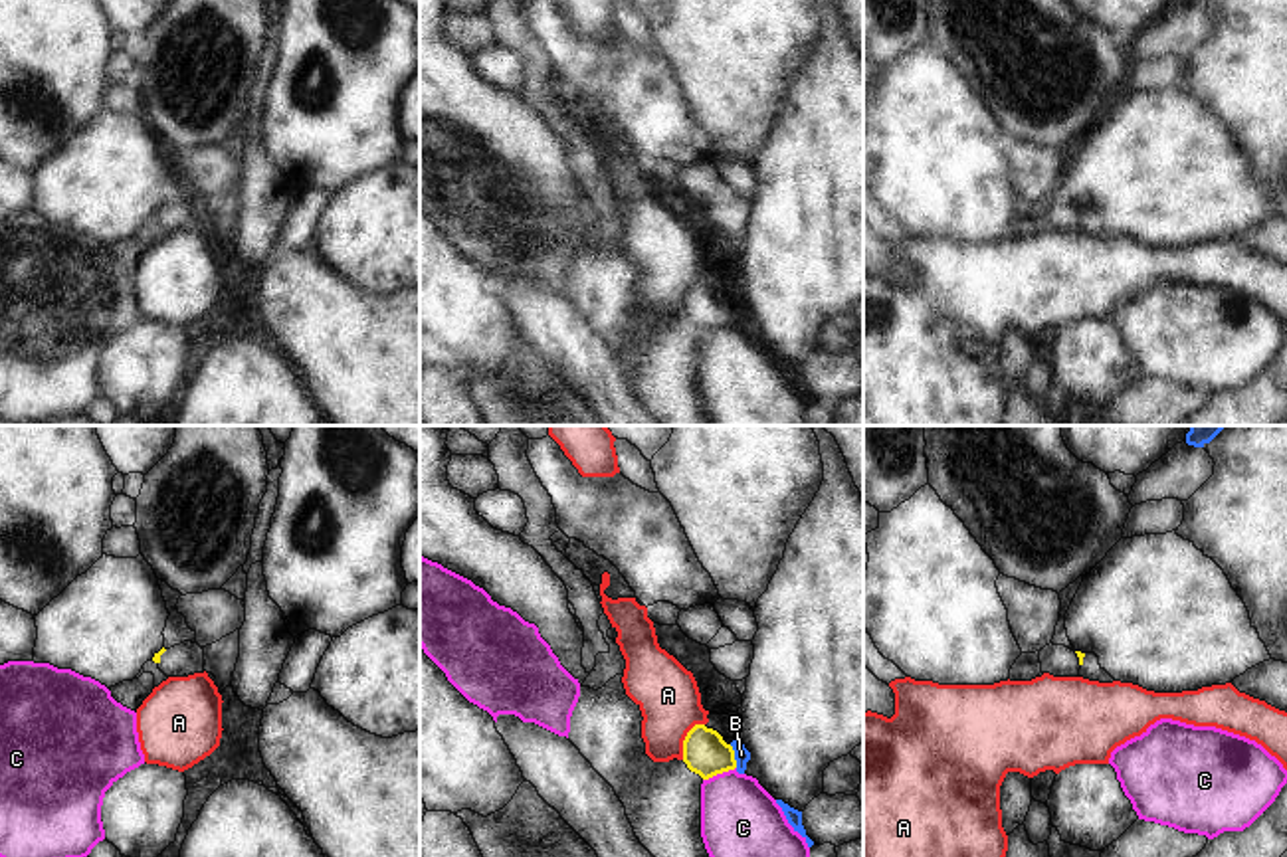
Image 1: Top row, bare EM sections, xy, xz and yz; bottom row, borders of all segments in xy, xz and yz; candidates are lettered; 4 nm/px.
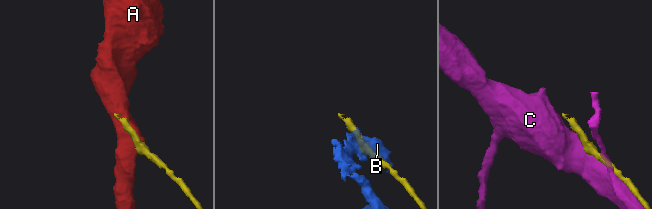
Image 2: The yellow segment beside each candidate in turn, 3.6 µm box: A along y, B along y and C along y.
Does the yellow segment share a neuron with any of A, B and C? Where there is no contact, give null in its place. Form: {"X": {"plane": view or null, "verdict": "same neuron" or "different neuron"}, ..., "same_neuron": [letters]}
{"A": {"plane": "xz", "verdict": "different neuron"}, "B": {"plane": "xz", "verdict": "different neuron"}, "C": {"plane": "xz", "verdict": "different neuron"}, "same_neuron": []}

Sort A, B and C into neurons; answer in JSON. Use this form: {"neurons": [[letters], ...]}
{"neurons": [["A"], ["B"], ["C"]]}

